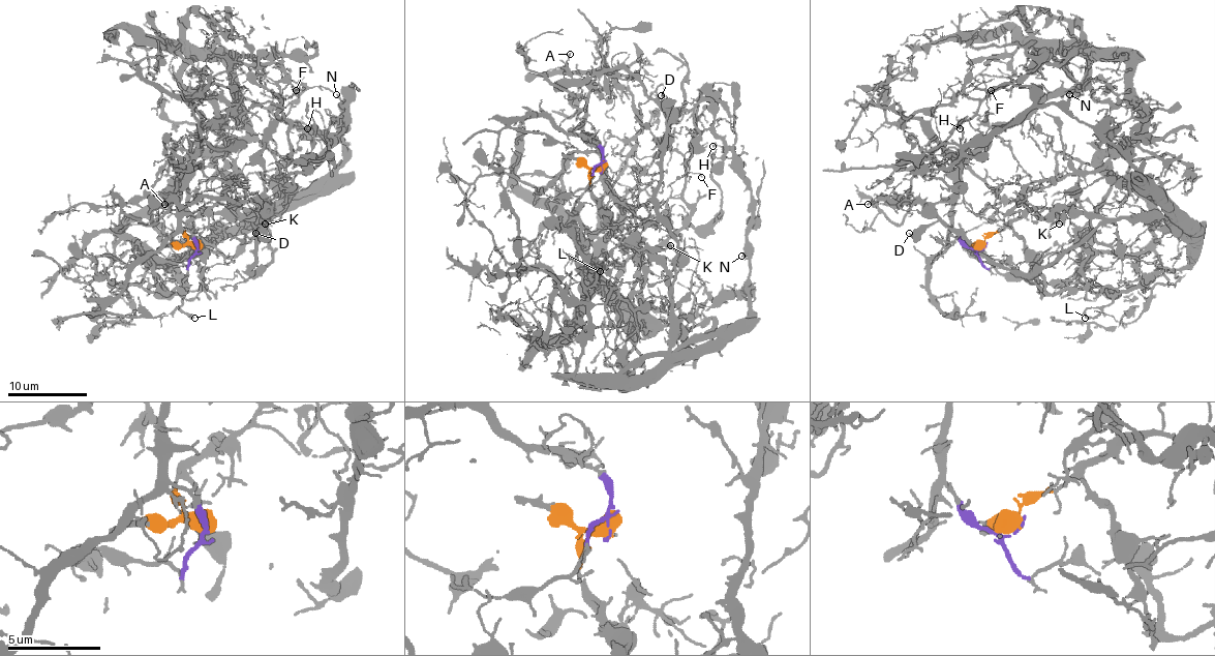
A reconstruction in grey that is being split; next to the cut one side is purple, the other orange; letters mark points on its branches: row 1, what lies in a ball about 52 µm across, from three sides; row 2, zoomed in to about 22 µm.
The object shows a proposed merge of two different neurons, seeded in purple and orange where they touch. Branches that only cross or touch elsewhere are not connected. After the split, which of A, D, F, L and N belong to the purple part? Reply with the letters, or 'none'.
F

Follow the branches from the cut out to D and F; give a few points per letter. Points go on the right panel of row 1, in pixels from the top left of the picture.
D: (982, 248), (1030, 210), (1077, 209), (1099, 220), (1056, 259), (1026, 272), (996, 266), (939, 220), (909, 233)
F: (982, 248), (952, 225), (954, 177), (1010, 123), (989, 123), (980, 73), (965, 93), (991, 89)

